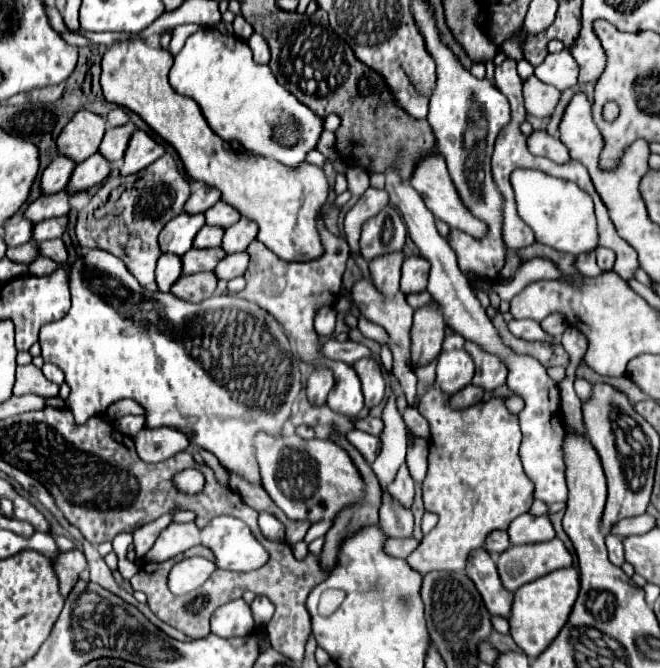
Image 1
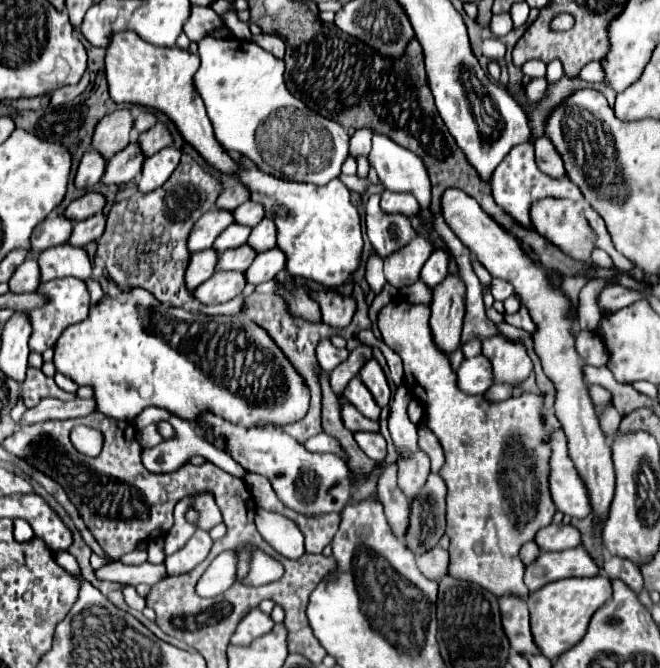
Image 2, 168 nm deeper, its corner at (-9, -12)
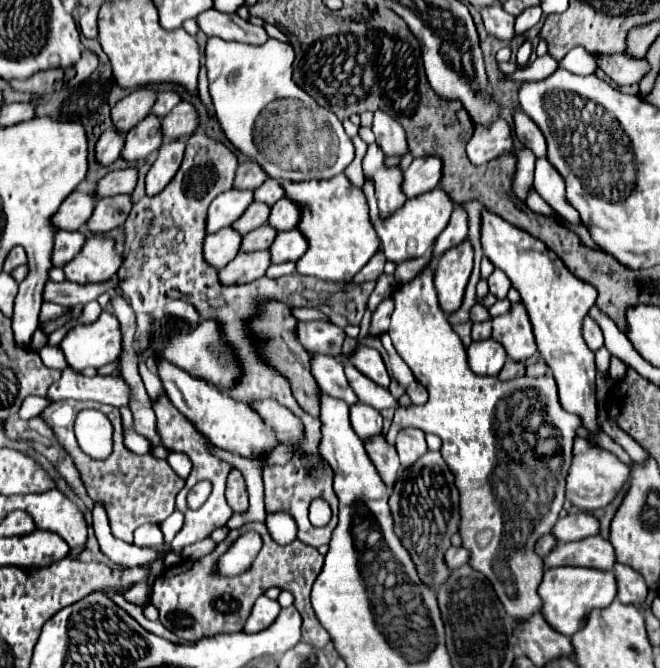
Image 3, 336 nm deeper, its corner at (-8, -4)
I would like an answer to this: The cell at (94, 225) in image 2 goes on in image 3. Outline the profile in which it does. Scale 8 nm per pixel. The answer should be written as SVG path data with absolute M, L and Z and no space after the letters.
M119 194L111 198L97 200L91 218L85 222L87 230L93 234L105 234L113 228L119 228L125 222L125 216L129 214L131 198L129 194Z

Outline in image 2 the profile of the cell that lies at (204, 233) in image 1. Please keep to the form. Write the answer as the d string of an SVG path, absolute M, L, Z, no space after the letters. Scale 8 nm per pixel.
M236 222L236 224L230 224L230 226L216 238L214 248L216 248L218 252L224 252L224 250L228 250L228 248L238 248L238 246L246 244L250 232L252 232L252 228L246 228L246 226L242 226L242 224L238 224L238 222Z

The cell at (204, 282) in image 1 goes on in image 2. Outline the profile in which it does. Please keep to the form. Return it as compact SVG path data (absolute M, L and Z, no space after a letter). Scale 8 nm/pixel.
M216 272L210 280L206 280L194 290L194 296L202 304L222 304L242 294L244 286L244 272Z

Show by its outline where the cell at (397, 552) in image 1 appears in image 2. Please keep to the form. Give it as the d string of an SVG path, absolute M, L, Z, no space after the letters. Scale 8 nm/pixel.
M440 546L432 548L430 552L418 556L418 568L420 572L430 580L442 580L442 576L448 574L448 552Z

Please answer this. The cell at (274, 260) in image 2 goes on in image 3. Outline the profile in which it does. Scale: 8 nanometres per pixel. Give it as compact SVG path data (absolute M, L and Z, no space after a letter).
M297 228L289 232L279 232L269 248L271 254L271 264L281 264L281 262L295 262L299 260L307 250L307 240L297 232Z

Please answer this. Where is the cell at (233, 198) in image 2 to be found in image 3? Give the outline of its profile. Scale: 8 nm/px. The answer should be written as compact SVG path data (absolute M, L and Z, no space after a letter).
M245 162L237 168L233 188L237 188L237 190L255 190L257 186L261 186L265 182L265 178L267 178L267 174L255 162Z

